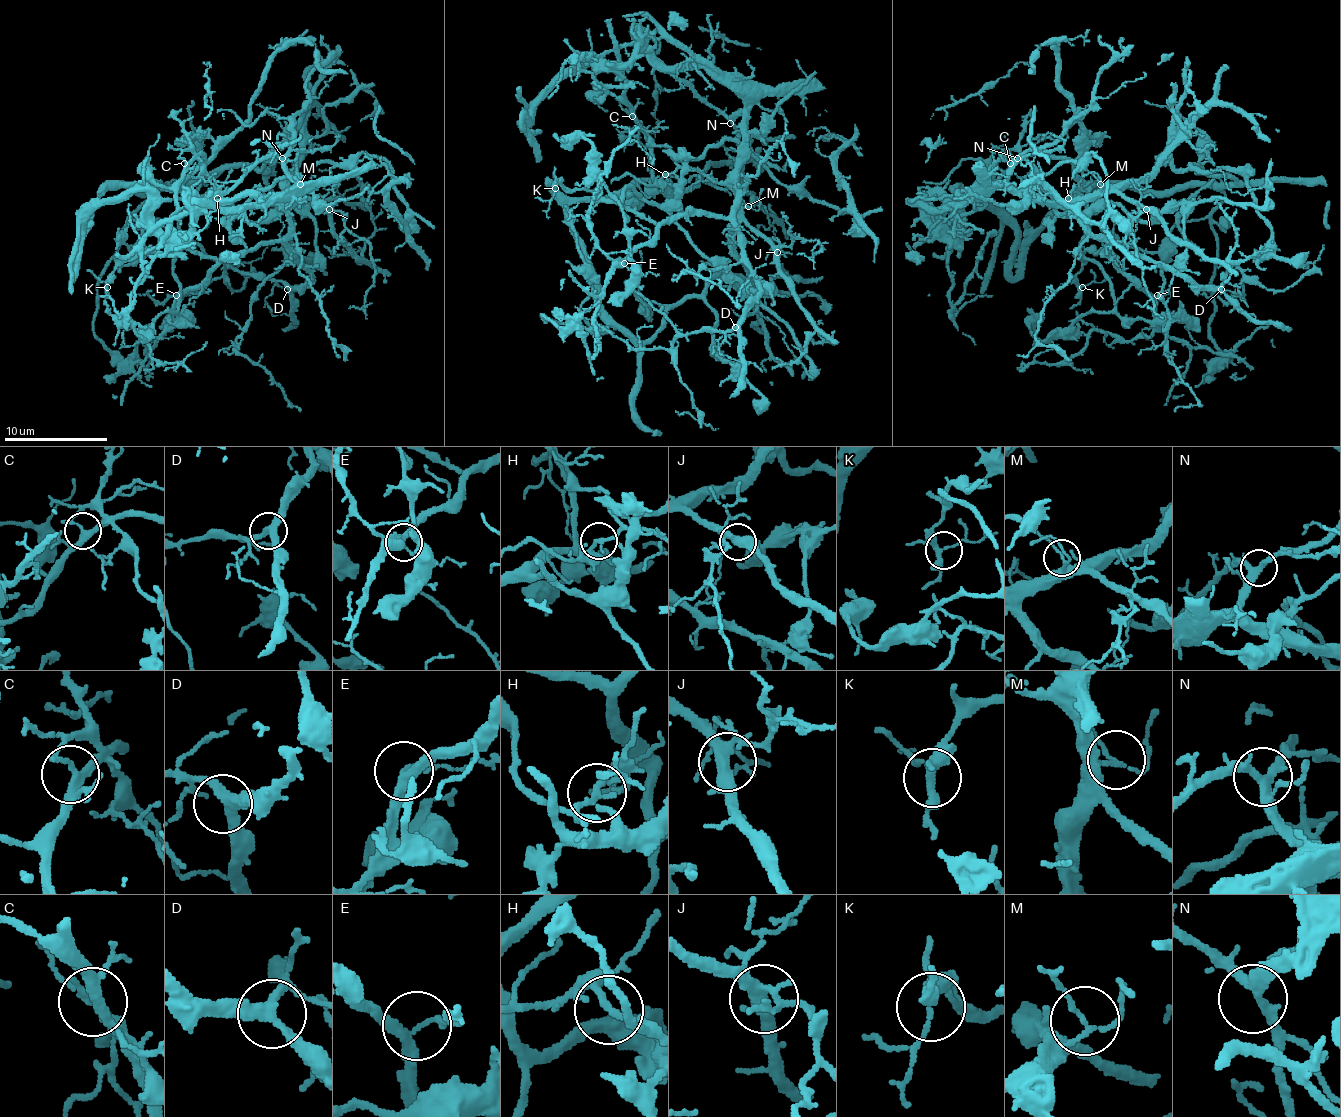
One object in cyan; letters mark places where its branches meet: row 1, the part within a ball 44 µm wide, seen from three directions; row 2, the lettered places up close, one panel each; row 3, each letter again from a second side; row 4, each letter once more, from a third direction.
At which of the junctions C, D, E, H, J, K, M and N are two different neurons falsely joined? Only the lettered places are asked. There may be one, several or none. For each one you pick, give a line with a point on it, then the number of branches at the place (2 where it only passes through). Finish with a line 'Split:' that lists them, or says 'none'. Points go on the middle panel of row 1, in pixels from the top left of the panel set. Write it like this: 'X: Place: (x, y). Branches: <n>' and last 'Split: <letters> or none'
Split: none

